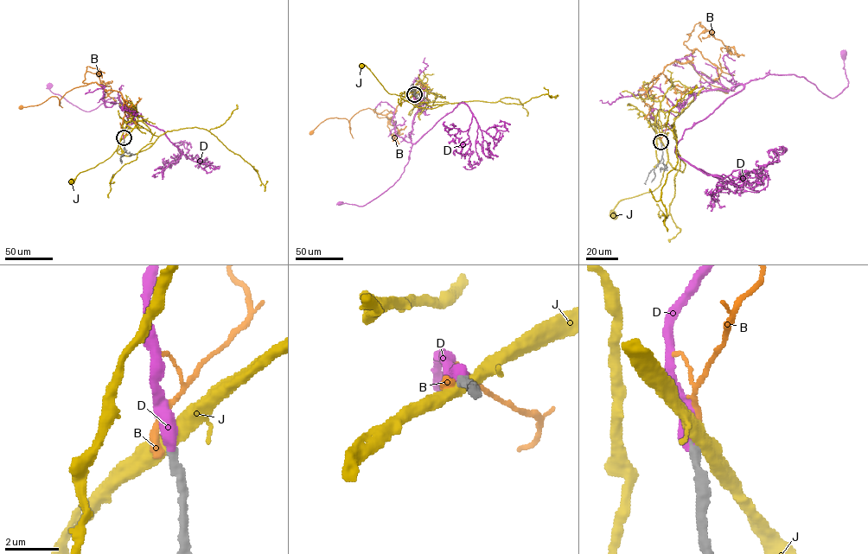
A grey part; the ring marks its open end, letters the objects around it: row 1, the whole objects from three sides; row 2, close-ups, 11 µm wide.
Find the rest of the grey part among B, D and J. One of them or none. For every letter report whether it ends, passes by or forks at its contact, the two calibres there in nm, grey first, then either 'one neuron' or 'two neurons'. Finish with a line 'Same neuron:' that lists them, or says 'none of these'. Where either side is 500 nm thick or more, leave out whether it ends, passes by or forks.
B: it ends there; 340 nm thick on the grey side, 360 nm on the other; two neurons
D: it ends there; 320 nm thick on the grey side, 480 nm on the other; one neuron
J: it passes by; 340 nm thick on the grey side, 480 nm on the other; two neurons
Same neuron: D

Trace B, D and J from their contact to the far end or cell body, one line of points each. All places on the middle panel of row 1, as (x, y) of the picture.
B: (413, 94), (414, 86), (393, 113), (361, 110), (349, 120), (350, 130), (347, 119), (332, 117), (311, 132)
D: (414, 94), (418, 110), (410, 136), (411, 146), (409, 161), (400, 177), (362, 206), (340, 202)
J: (413, 94), (407, 98), (389, 94), (362, 65)

